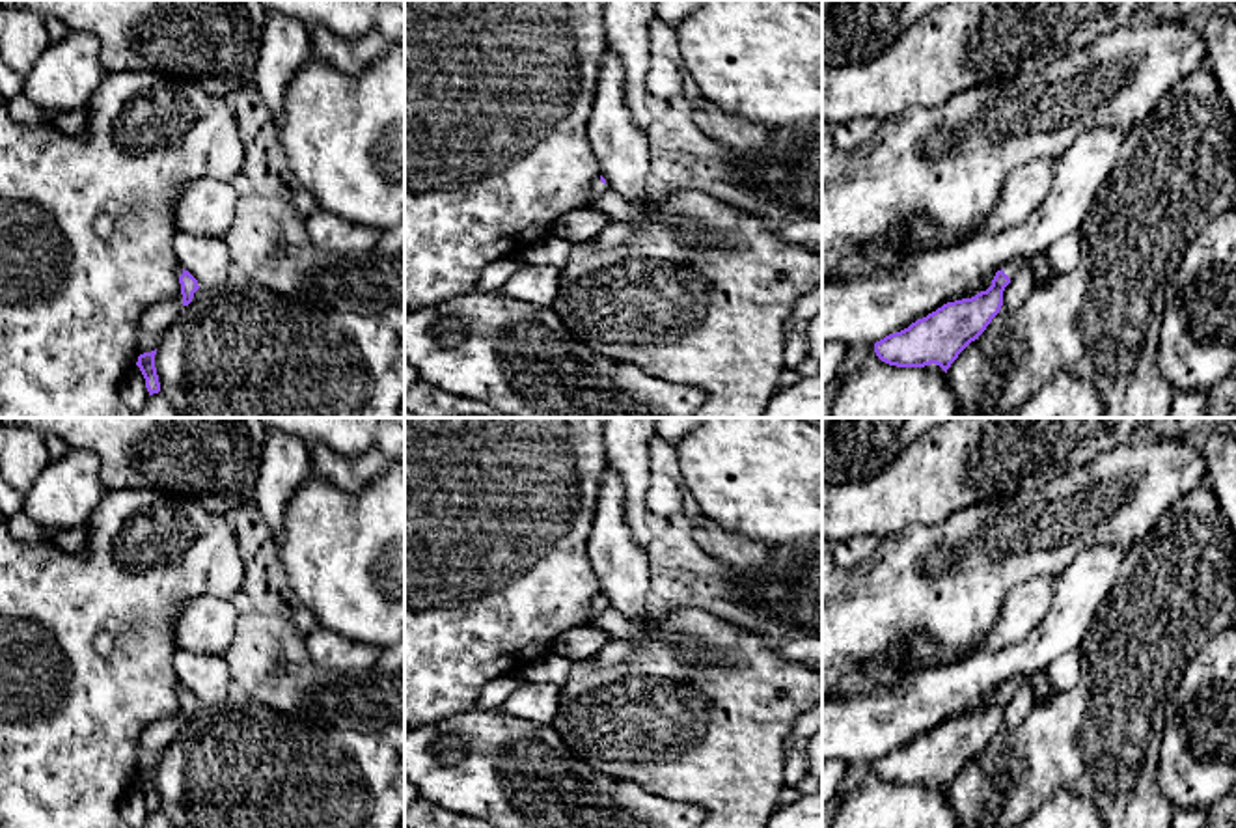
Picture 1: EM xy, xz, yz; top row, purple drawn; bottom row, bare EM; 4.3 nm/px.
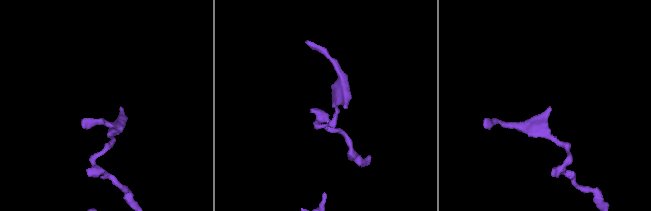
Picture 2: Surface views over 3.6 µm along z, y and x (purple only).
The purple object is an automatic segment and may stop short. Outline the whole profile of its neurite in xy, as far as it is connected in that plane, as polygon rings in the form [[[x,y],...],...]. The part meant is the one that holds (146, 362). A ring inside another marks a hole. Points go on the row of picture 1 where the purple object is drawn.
[[[157,349],[151,352],[140,354],[138,362],[136,362],[136,366],[140,367],[140,371],[145,379],[145,388],[147,388],[149,395],[160,392],[160,382],[158,382],[158,375],[157,375],[157,367],[155,367],[155,354],[157,354]]]

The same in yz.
[[[1018,257],[996,272],[992,285],[971,298],[947,302],[908,328],[874,343],[876,356],[897,367],[940,366],[945,373],[958,354],[975,341],[1003,306],[1010,280],[1029,267]]]

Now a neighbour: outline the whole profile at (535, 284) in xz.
[[[524,265],[500,289],[516,300],[552,308],[561,270],[552,265]]]

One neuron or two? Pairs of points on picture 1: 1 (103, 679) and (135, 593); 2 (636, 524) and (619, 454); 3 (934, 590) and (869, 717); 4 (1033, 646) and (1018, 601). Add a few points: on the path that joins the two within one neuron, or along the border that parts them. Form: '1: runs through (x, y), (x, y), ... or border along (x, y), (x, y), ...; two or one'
1: runs through (86, 655), (86, 638), (94, 625), (110, 610); one
2: runs through (636, 508), (634, 470); one
3: border along (918, 670), (869, 694), (841, 700); two
4: border along (1054, 595), (1050, 610), (1024, 640), (990, 653); two

